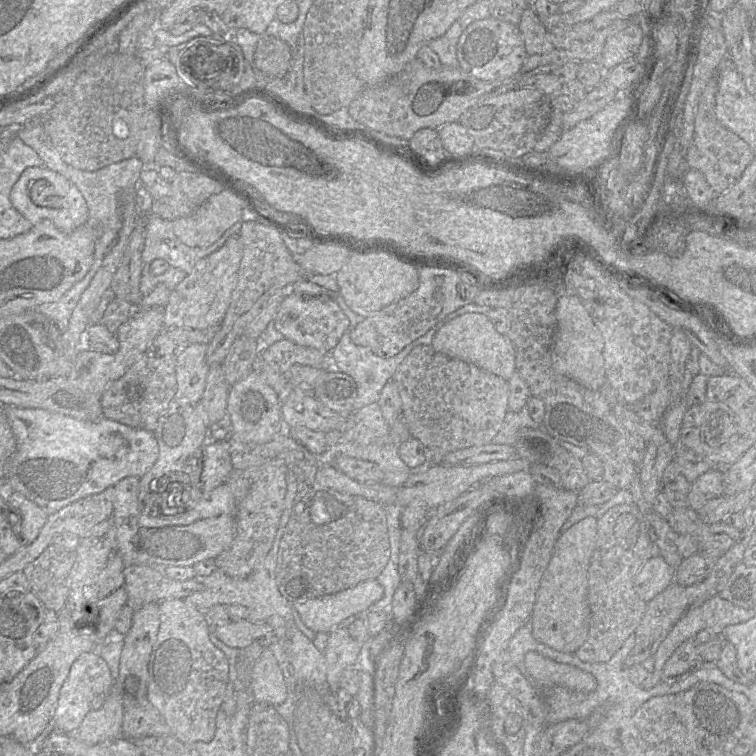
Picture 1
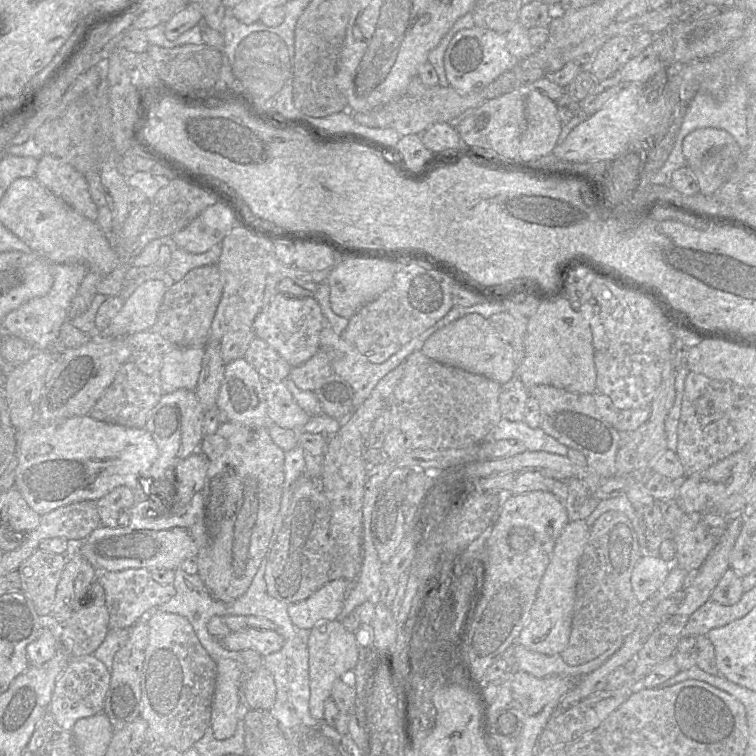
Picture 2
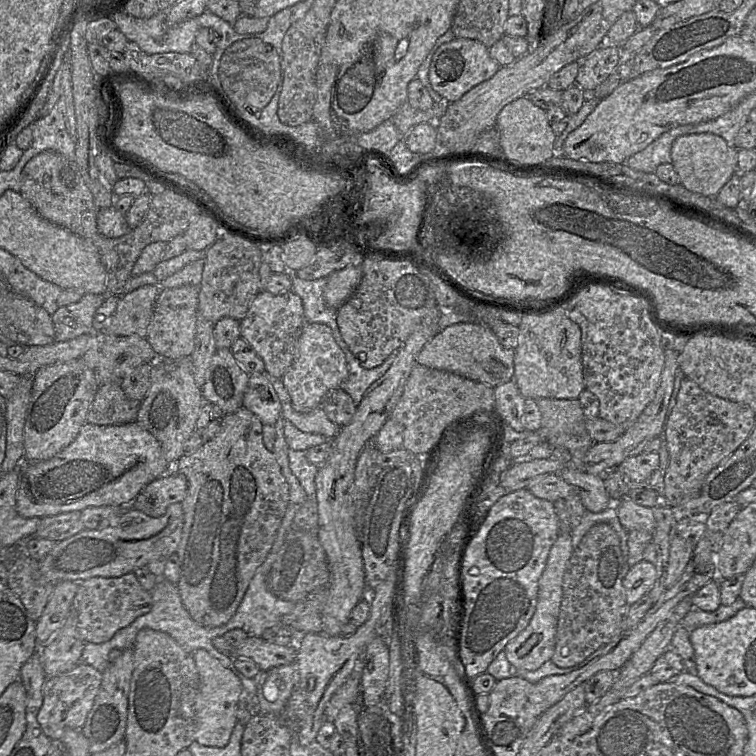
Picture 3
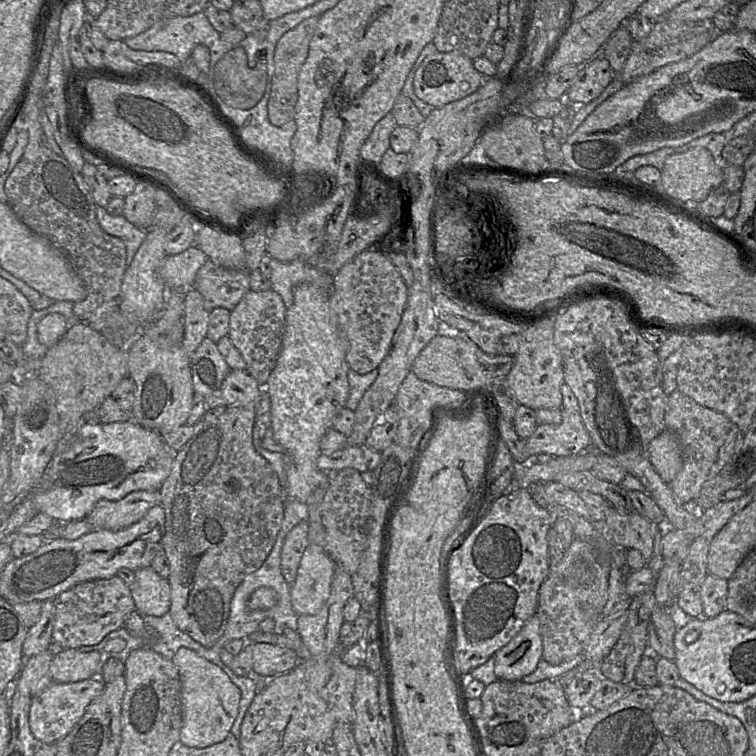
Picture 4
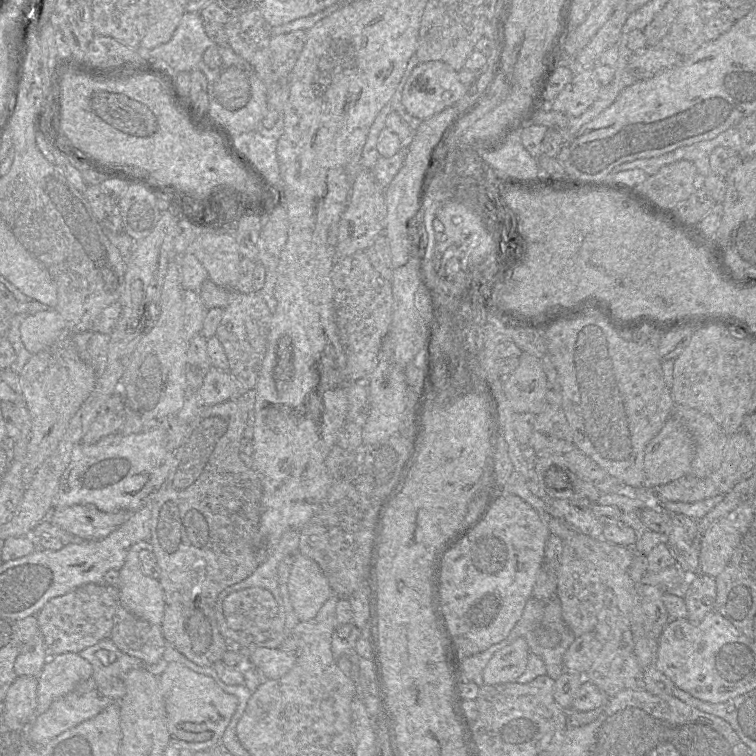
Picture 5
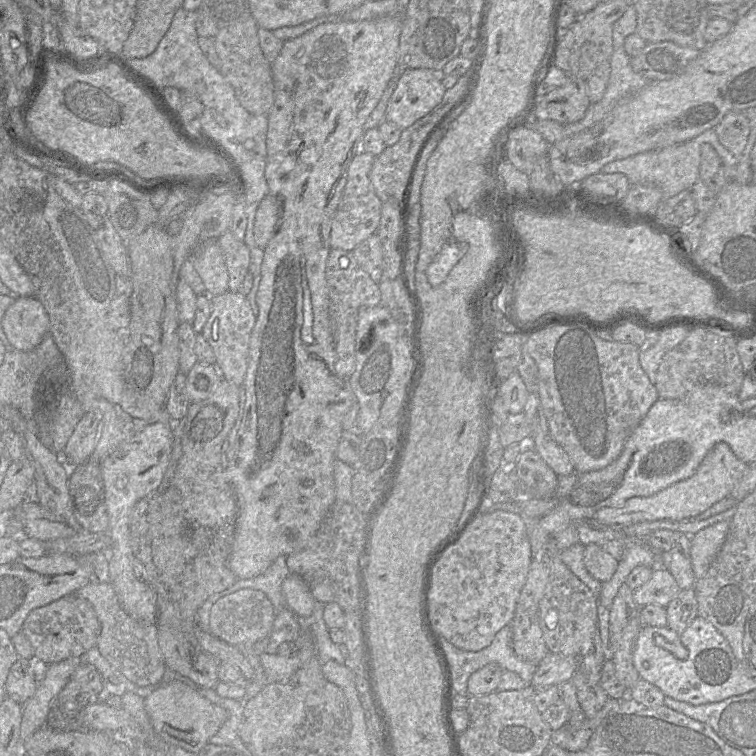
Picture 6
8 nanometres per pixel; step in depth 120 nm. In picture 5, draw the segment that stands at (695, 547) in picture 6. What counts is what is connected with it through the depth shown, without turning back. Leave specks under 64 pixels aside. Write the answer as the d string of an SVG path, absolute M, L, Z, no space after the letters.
M746 502L710 526L701 536L699 572L717 577L732 558L754 518L751 502Z

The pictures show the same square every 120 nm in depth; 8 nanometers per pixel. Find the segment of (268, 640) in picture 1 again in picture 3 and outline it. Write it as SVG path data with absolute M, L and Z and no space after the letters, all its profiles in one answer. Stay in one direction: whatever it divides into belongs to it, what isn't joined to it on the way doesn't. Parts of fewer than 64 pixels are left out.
M247 636L237 647L231 647L230 658L249 657L260 670L291 664L296 658L295 646L281 646L260 636Z

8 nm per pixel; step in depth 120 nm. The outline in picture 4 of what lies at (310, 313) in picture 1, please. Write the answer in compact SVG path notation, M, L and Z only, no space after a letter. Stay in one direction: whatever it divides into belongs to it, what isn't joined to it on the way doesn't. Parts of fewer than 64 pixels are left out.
M248 291L230 312L229 332L233 345L240 351L245 363L245 370L265 386L275 368L281 351L285 331L287 308L281 296L273 291Z

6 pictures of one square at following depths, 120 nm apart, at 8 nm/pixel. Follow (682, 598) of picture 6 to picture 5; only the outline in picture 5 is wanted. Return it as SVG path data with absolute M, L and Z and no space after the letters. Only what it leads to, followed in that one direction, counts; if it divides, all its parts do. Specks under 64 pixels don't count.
M699 573L690 577L691 584L684 596L687 607L687 620L698 625L704 617L713 611L716 599L715 578Z

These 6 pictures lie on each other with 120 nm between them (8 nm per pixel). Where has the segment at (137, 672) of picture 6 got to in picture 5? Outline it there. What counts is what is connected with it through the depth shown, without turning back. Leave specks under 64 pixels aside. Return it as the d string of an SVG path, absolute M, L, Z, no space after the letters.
M107 586L107 590L118 601L110 639L121 652L142 660L147 667L156 665L166 649L161 624L151 624L133 615L119 602L118 587Z

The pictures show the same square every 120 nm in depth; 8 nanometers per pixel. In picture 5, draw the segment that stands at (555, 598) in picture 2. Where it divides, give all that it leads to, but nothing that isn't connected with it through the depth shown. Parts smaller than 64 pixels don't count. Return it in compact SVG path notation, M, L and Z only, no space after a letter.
M516 639L493 655L483 670L483 683L497 685L516 681L525 672L529 655L526 640Z

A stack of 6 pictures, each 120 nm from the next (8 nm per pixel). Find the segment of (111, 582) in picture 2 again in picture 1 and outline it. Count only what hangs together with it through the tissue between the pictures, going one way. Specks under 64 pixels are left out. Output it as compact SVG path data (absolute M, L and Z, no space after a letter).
M126 565L123 573L127 591L126 605L134 612L146 604L185 599L203 589L203 585L196 579L171 580L160 569L144 565Z

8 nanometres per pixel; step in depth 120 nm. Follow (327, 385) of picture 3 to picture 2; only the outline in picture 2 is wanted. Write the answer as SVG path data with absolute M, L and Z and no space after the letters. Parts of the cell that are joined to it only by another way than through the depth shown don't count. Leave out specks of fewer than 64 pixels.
M320 349L302 365L292 367L289 378L301 390L315 391L333 373L329 354Z

